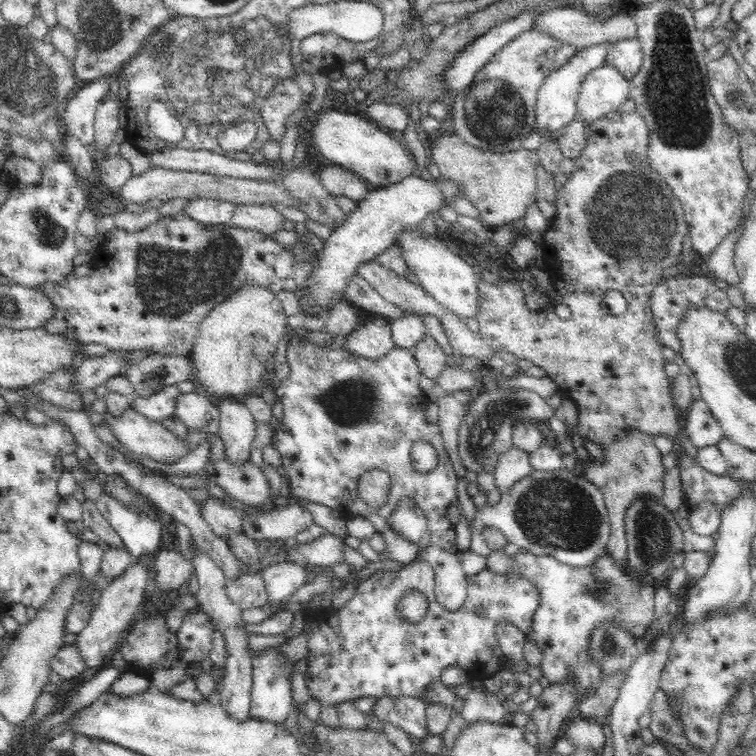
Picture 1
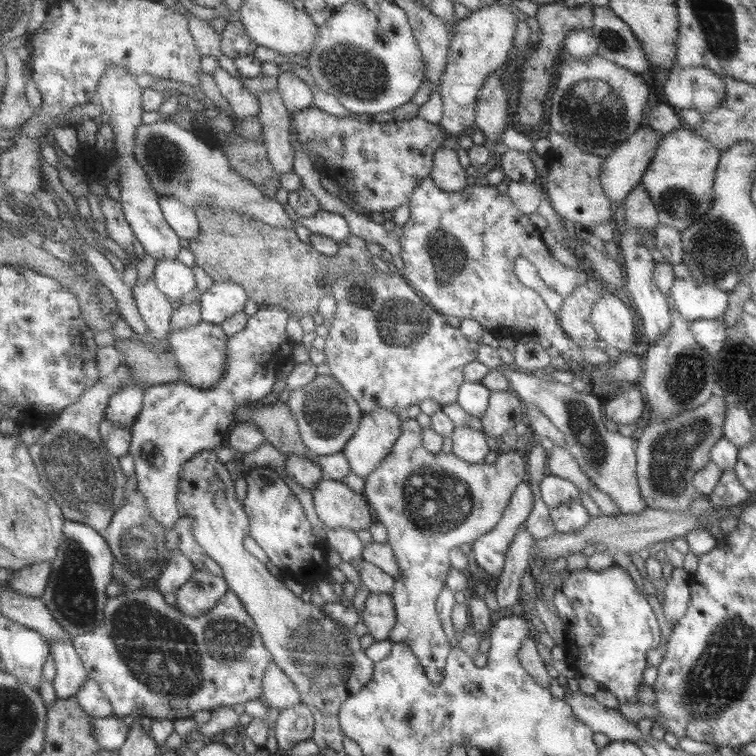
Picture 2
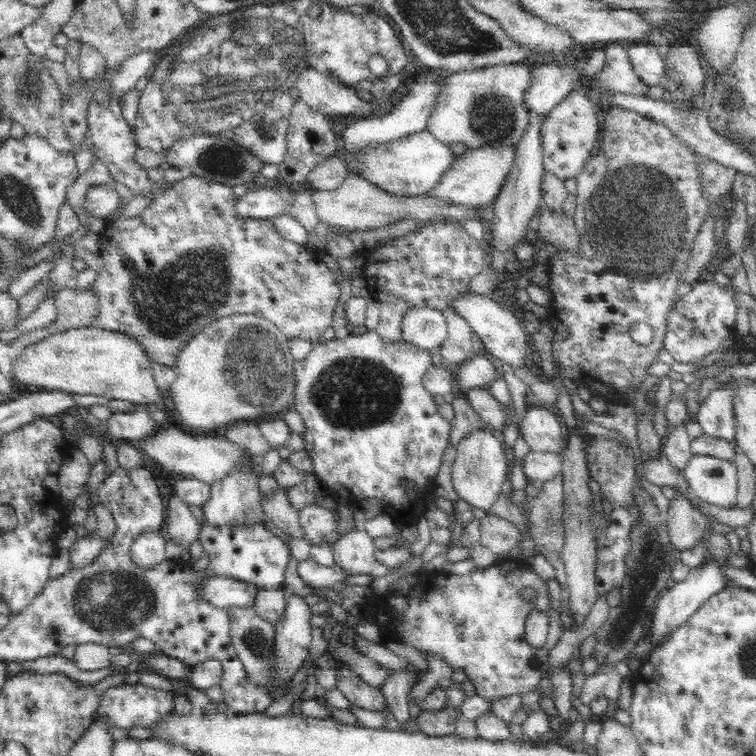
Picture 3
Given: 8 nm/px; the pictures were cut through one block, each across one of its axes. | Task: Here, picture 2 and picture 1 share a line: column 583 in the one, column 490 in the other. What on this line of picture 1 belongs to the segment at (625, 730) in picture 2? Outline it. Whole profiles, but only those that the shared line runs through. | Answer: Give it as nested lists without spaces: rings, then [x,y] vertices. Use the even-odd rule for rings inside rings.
[[[470,691],[462,707],[461,716],[467,724],[489,722],[490,724],[511,724],[513,718],[503,702],[492,693]]]

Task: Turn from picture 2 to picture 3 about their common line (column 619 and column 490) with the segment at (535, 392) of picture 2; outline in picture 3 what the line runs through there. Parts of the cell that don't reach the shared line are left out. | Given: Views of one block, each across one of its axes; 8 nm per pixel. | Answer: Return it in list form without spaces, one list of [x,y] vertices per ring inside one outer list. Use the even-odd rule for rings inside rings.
[[[472,431],[470,434],[466,434],[462,441],[455,447],[456,460],[454,460],[451,472],[452,486],[456,496],[467,502],[471,509],[478,508],[489,514],[492,504],[502,492],[502,484],[505,480],[506,454],[500,441],[488,431]]]

